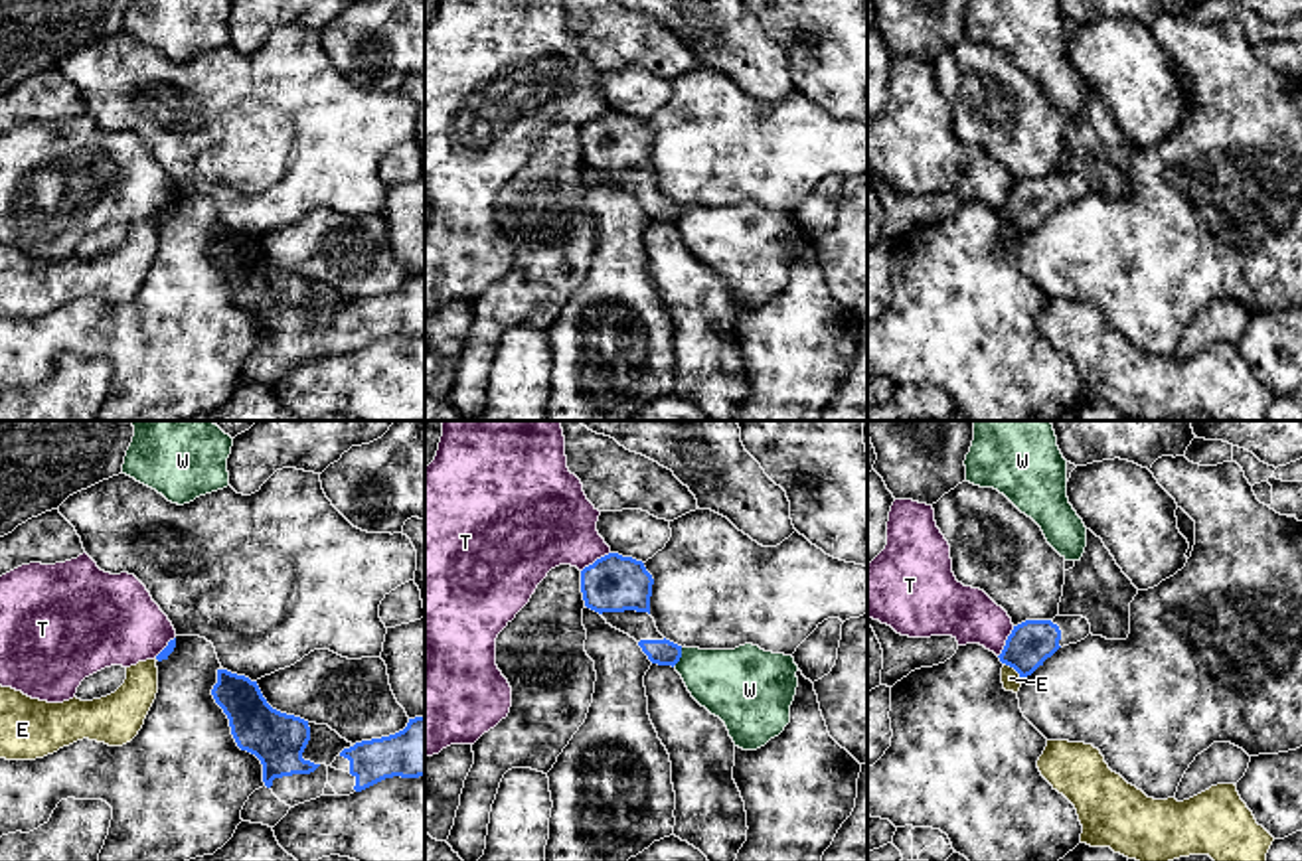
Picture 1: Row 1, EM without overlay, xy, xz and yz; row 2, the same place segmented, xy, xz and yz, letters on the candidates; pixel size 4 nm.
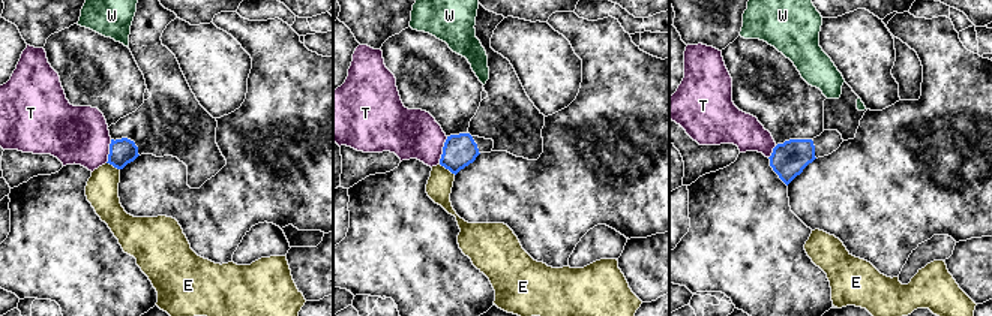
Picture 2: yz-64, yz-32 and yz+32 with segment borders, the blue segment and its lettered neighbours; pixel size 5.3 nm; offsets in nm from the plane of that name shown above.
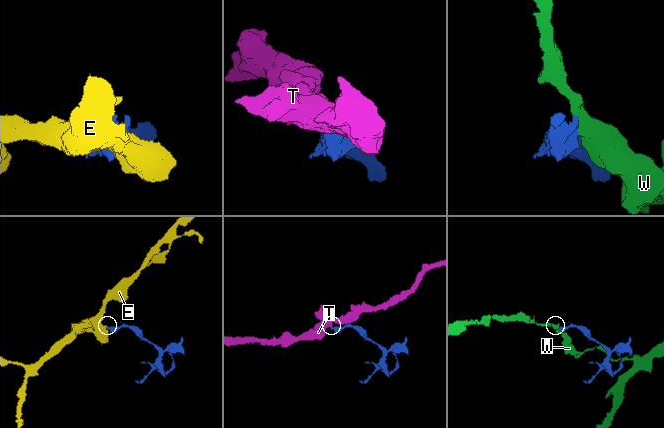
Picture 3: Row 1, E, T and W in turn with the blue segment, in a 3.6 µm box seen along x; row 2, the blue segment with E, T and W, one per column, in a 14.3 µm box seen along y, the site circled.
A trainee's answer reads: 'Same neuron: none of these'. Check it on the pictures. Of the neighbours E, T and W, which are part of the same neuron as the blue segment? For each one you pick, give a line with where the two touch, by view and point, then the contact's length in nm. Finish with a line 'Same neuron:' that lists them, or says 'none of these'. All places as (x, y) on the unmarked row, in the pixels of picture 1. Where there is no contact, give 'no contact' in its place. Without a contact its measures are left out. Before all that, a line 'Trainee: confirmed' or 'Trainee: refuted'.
Trainee: confirmed
Same neuron: none of these

